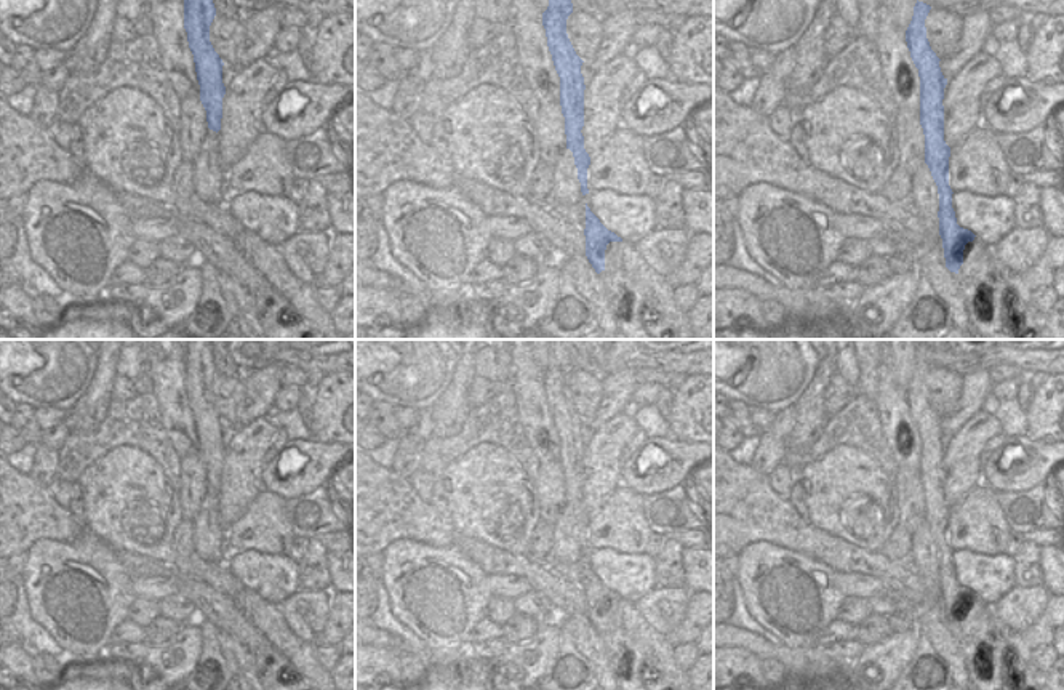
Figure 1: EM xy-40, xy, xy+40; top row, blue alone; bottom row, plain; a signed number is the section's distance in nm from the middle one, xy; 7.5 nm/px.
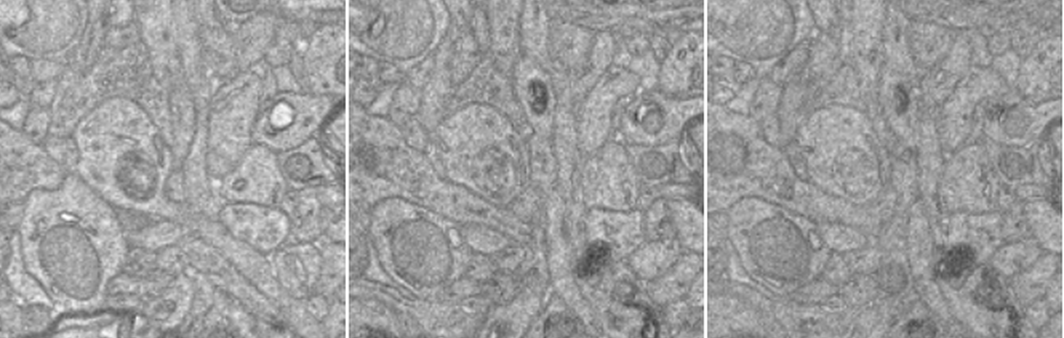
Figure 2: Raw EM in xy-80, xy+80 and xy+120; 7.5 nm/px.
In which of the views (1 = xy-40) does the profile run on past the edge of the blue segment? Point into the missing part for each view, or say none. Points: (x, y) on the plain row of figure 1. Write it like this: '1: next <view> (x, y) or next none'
1: next none

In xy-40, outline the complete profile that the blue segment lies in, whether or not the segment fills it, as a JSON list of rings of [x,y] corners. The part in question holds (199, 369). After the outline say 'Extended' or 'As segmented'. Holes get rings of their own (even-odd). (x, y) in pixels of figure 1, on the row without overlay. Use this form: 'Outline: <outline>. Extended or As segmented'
Outline: [[[187,339],[184,349],[184,387],[189,407],[194,413],[200,459],[206,469],[208,487],[221,488],[222,456],[222,418],[210,400],[210,384],[216,375],[213,347],[210,339]]]. As segmented

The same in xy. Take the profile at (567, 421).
Outline: [[[552,339],[549,349],[549,365],[542,371],[547,405],[552,413],[555,429],[560,435],[560,464],[565,475],[566,507],[573,511],[581,541],[582,554],[587,548],[587,527],[590,515],[584,507],[584,435],[581,432],[582,418],[576,413],[568,392],[566,378],[573,371],[571,354],[566,339]]]. As segmented

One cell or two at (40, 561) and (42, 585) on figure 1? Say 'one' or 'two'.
one

